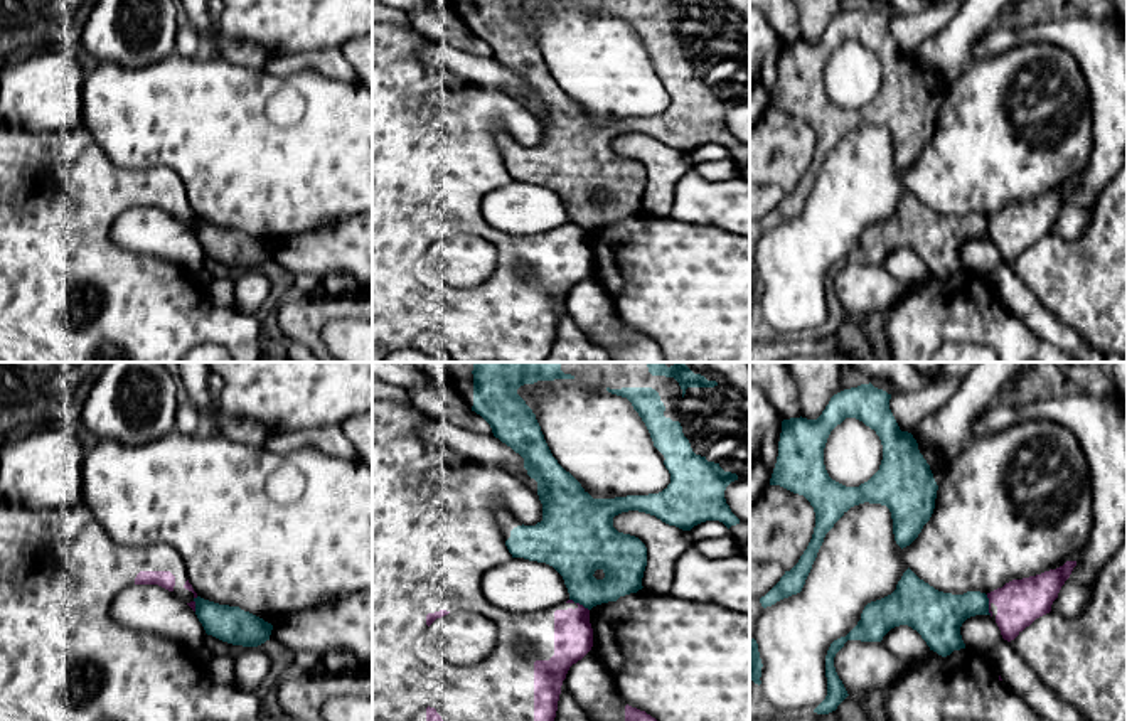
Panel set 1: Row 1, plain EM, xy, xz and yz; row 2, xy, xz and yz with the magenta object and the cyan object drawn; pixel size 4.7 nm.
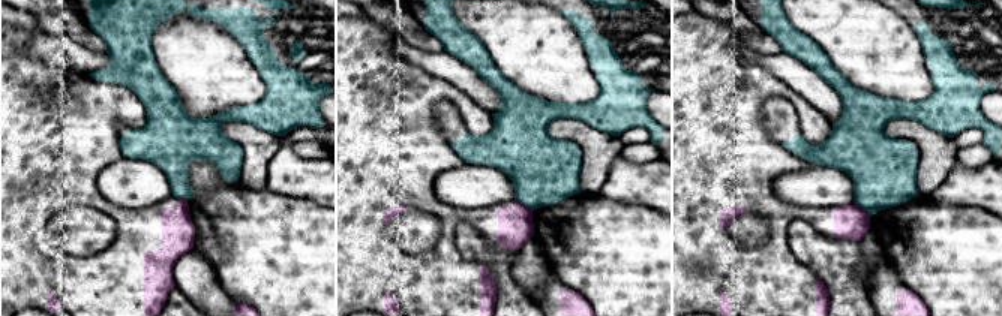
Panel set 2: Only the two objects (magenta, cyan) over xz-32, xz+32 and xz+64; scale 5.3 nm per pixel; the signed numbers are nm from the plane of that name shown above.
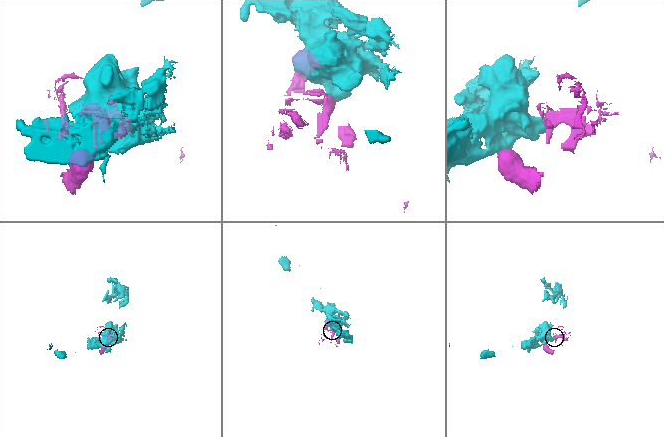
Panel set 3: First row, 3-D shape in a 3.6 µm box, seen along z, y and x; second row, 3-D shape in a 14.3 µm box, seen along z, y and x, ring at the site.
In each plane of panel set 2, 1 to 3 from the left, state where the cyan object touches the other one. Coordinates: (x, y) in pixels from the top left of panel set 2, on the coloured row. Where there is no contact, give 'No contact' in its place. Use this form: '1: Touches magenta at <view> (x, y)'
1: Touches magenta at xz-32 (183, 199)
2: Touches magenta at xz+32 (522, 204)
3: Touches magenta at xz+64 (861, 208)

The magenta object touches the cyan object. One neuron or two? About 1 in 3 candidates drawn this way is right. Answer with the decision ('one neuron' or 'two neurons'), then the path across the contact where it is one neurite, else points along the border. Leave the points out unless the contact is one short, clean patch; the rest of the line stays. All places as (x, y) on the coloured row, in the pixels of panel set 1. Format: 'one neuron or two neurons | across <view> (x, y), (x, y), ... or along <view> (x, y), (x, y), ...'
two neurons | along yz (986, 595), (991, 614)

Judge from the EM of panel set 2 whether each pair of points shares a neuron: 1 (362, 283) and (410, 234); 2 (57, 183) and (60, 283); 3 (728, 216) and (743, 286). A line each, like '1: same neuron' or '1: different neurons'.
1: different neurons
2: same neuron
3: same neuron

